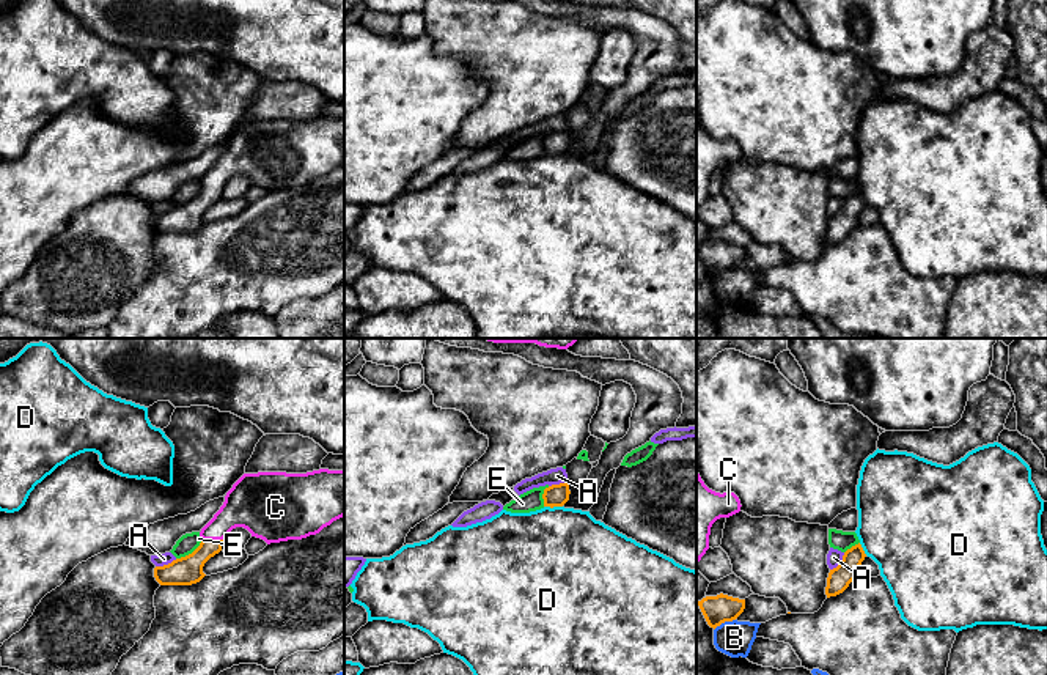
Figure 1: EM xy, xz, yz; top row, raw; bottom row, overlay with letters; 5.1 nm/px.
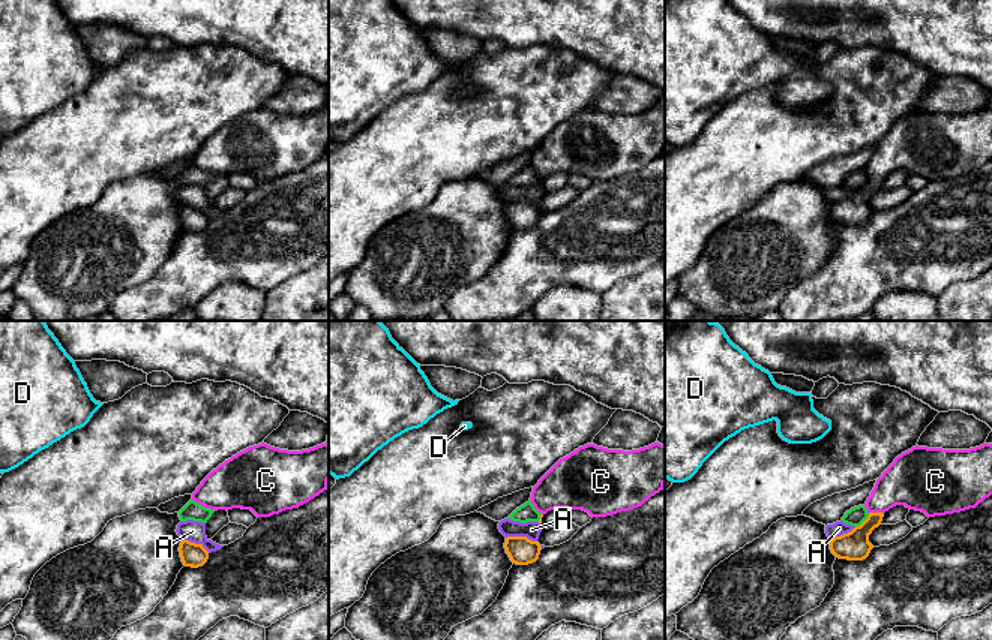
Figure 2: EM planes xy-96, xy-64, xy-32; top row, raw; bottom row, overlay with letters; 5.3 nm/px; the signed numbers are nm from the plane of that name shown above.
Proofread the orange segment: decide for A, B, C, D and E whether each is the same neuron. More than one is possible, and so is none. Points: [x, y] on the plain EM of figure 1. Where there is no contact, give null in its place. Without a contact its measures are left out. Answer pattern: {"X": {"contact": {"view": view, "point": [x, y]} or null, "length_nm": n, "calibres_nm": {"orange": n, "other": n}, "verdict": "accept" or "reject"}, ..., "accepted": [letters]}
{"A": {"contact": {"view": "xy", "point": [165, 213]}, "length_nm": 120, "calibres_nm": {"orange": 150, "other": 60}, "verdict": "reject"}, "B": {"contact": {"view": "yz", "point": [723, 269]}, "length_nm": 130, "calibres_nm": {"orange": 140, "other": 180}, "verdict": "reject"}, "C": {"contact": {"view": "xy", "point": [213, 188]}, "length_nm": 110, "calibres_nm": {"orange": 150, "other": 220}, "verdict": "accept"}, "D": {"contact": {"view": "xz", "point": [554, 153]}, "length_nm": 100, "calibres_nm": {"orange": 110, "other": 480}, "verdict": "reject"}, "E": {"contact": {"view": "xy", "point": [189, 202]}, "length_nm": 170, "calibres_nm": {"orange": 150, "other": 100}, "verdict": "reject"}, "accepted": ["C"]}

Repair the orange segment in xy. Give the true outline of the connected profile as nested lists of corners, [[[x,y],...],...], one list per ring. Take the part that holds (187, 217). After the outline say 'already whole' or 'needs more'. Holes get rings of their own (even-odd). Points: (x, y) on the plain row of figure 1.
[[[319,116],[307,121],[244,121],[226,140],[220,157],[201,176],[200,194],[186,205],[163,214],[156,214],[154,225],[160,233],[192,233],[200,230],[206,223],[203,220],[204,211],[222,198],[223,186],[236,175],[244,175],[252,184],[270,192],[316,183],[343,164],[344,118]]]; needs more

